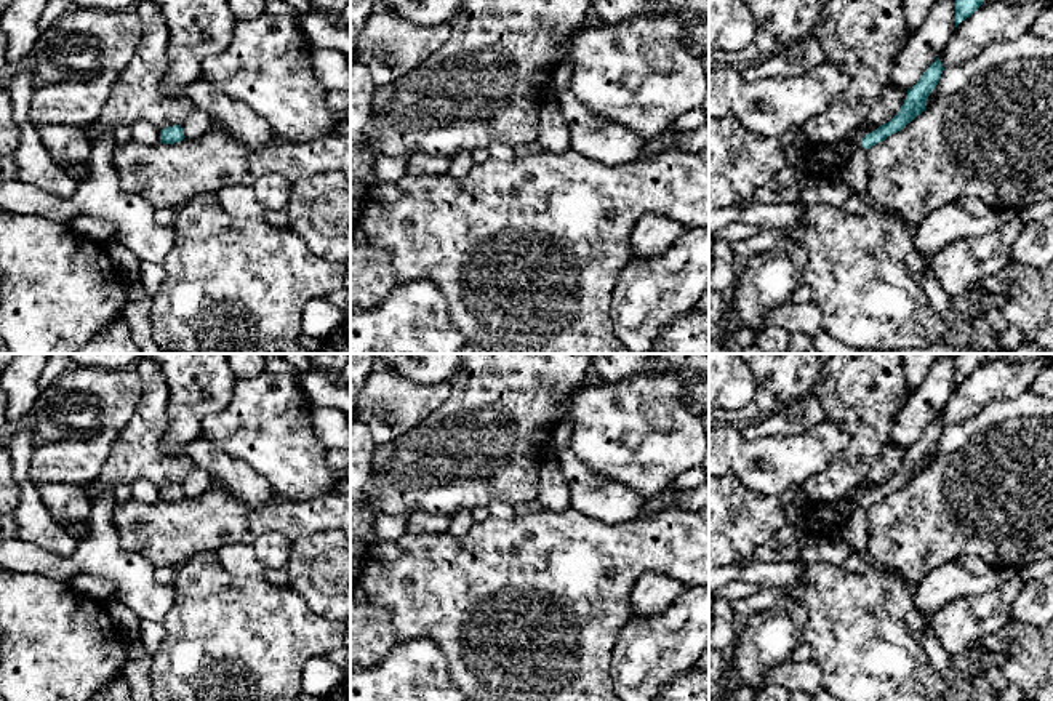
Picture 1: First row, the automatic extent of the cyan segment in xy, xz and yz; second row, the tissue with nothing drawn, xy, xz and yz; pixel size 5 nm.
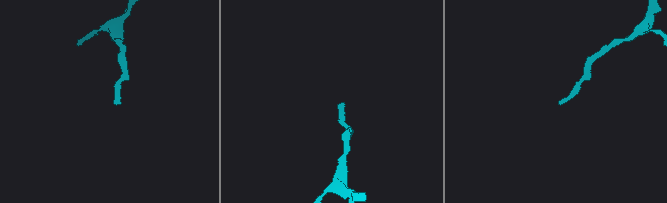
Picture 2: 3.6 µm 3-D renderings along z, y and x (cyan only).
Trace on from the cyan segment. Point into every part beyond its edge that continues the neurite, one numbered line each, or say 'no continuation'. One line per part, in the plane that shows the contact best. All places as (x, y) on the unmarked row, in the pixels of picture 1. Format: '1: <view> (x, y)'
1: yz (856, 532)

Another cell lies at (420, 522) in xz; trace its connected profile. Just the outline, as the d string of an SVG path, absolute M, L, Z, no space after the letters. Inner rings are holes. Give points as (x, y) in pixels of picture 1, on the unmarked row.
M414 512L406 517L406 535L429 535L445 533L451 523L450 515L430 515L426 512Z

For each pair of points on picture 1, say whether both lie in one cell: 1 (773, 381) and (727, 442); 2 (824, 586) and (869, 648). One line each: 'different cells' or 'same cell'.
1: different cells
2: same cell

